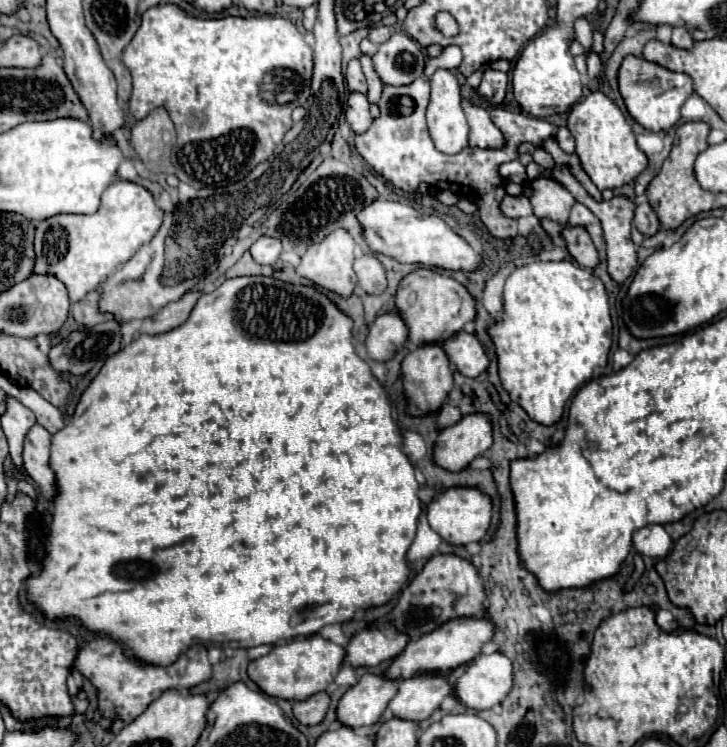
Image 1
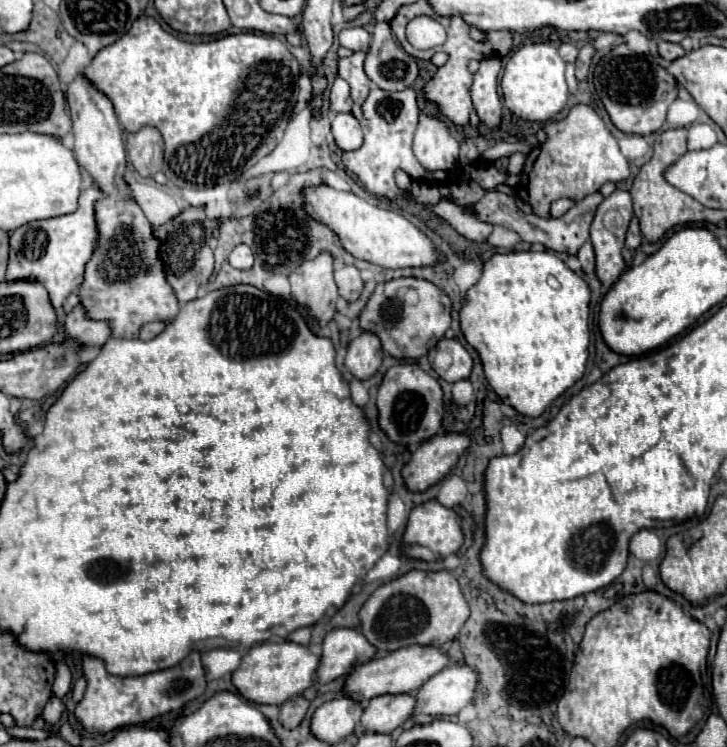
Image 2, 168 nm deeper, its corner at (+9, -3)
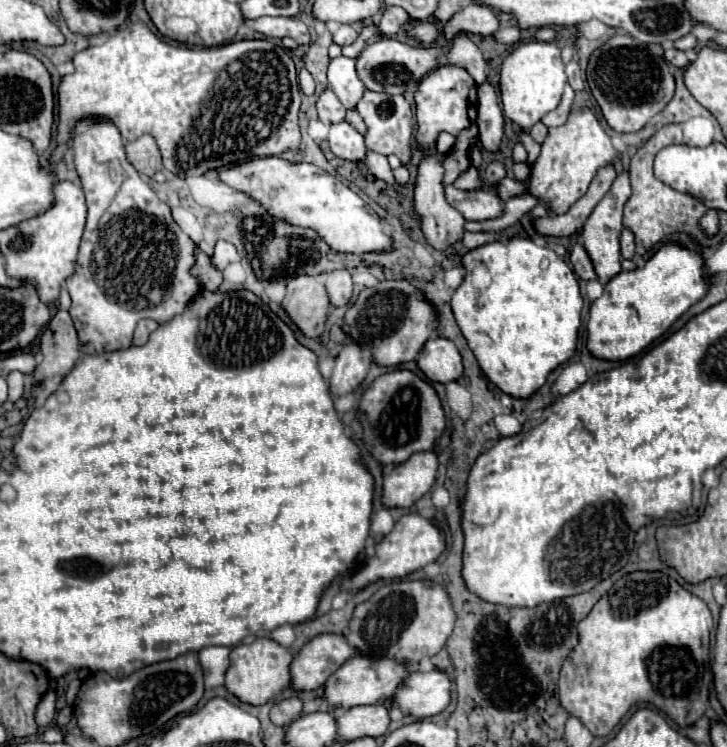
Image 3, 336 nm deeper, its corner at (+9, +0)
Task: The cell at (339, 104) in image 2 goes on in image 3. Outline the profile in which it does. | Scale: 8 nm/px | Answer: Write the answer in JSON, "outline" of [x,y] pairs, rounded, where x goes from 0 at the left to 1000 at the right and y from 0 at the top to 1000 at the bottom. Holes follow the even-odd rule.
{"outline":[[[453,118],[442,126],[442,131],[436,137],[436,150],[439,150],[442,163],[450,169],[472,163],[472,158],[475,158],[472,139],[464,134],[464,129],[458,129],[458,123],[453,123]]]}

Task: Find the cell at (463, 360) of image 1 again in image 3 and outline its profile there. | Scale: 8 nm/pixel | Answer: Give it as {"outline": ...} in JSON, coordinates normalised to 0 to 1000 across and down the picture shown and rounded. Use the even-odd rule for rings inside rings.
{"outline":[[[596,450],[585,458],[574,477],[574,493],[593,509],[593,511],[623,511],[637,501],[634,474],[629,463],[607,450]]]}

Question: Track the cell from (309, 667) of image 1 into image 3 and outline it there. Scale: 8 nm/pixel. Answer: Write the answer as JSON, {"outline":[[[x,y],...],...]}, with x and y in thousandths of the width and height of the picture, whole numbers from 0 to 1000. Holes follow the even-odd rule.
{"outline":[[[351,854],[343,862],[320,865],[315,876],[315,894],[309,900],[309,921],[337,942],[365,942],[398,918],[400,884],[403,873],[398,873],[395,867],[384,865],[370,854]]]}

